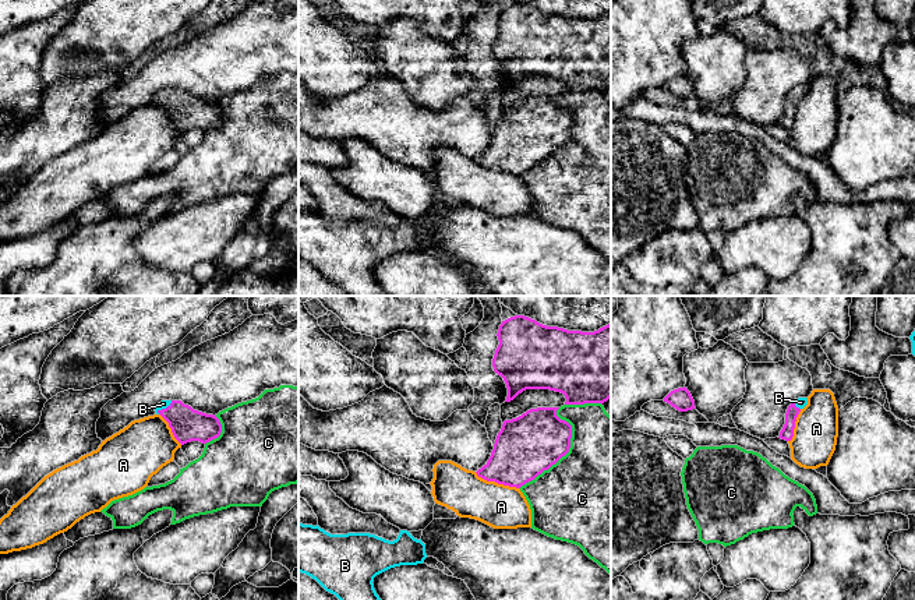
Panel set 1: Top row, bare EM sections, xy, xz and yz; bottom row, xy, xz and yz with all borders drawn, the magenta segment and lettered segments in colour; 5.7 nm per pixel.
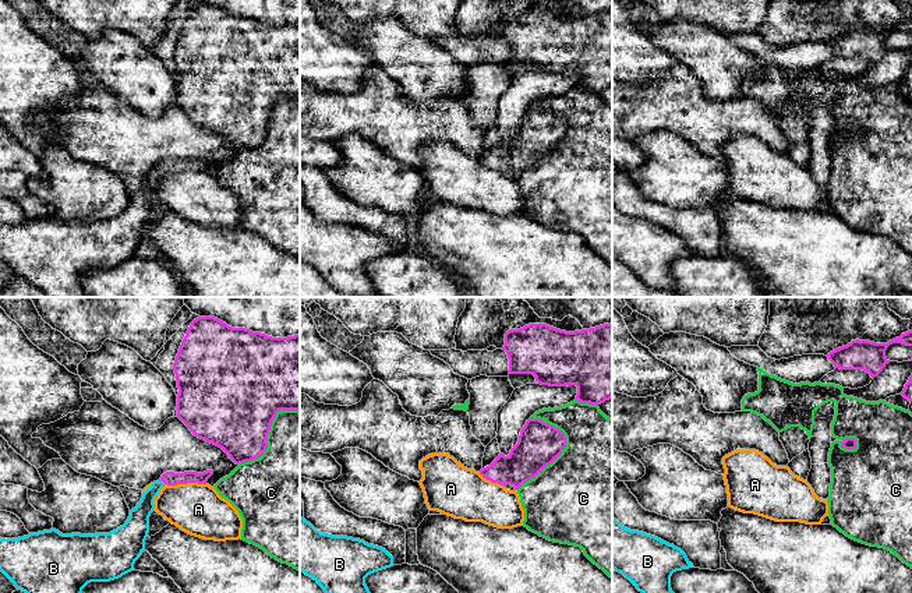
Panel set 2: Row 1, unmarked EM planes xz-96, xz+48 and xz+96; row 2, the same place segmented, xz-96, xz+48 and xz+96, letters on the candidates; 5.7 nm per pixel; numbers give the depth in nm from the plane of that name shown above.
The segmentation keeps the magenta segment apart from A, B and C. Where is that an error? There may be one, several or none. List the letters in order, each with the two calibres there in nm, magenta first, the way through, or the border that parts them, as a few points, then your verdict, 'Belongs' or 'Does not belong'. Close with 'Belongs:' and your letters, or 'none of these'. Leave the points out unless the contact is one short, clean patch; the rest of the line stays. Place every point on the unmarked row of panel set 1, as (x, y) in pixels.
A: Thickness 340 nm (magenta) against 260 nm. Boundary: xz (474, 159), (487, 168), (519, 176). Does not belong
B: Thickness 190 nm (magenta) against 50 nm. Path across: xy (187, 112), (175, 99), (163, 96), (163, 91). Belongs
C: Thickness 340 nm (magenta) against 500 nm. Does not belong
Belongs: B

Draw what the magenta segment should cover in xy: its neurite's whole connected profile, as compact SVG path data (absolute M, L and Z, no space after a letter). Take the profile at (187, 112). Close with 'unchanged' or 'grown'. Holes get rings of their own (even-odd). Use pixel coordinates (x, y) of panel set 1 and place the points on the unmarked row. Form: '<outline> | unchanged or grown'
M162 88L156 92L155 99L169 110L174 126L181 133L191 128L206 131L222 120L222 112L216 102L194 98L181 88Z | grown

